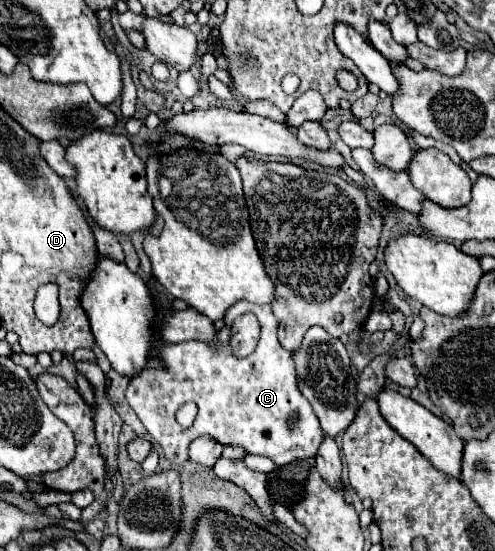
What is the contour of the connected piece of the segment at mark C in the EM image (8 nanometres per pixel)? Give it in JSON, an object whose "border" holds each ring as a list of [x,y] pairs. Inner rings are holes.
{"border":[[[238,302],[226,312],[226,326],[218,332],[218,352],[196,340],[182,344],[162,342],[158,352],[166,366],[158,370],[148,368],[130,380],[126,402],[134,408],[148,434],[162,446],[170,462],[184,464],[188,460],[188,444],[200,436],[210,436],[218,444],[242,446],[248,454],[268,456],[278,466],[316,456],[326,434],[310,402],[298,390],[292,352],[280,346],[276,330],[278,320],[270,304]],[[246,312],[256,314],[262,334],[256,350],[246,358],[238,358],[230,348],[230,328],[232,322]],[[186,402],[196,402],[198,406],[196,420],[190,428],[182,428],[176,422],[176,412]],[[292,412],[298,412],[300,420],[294,428],[288,428],[286,418]]]}

